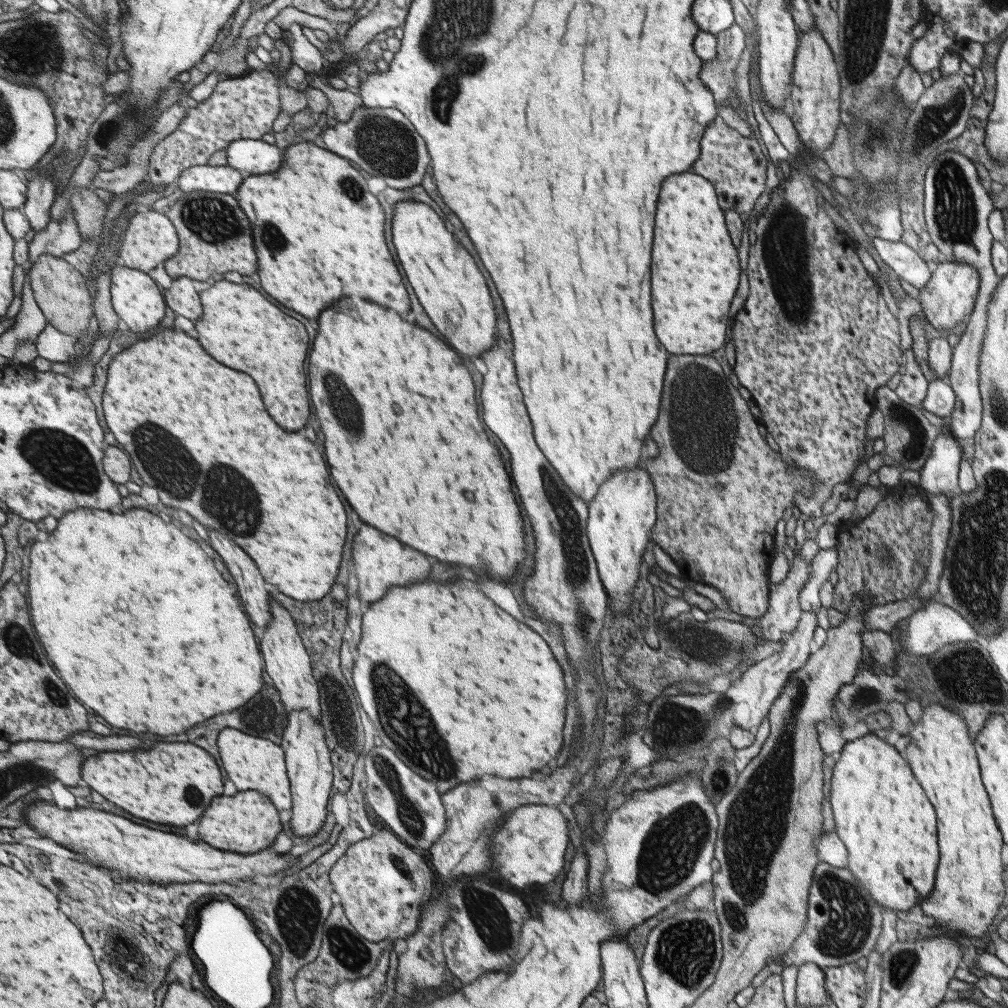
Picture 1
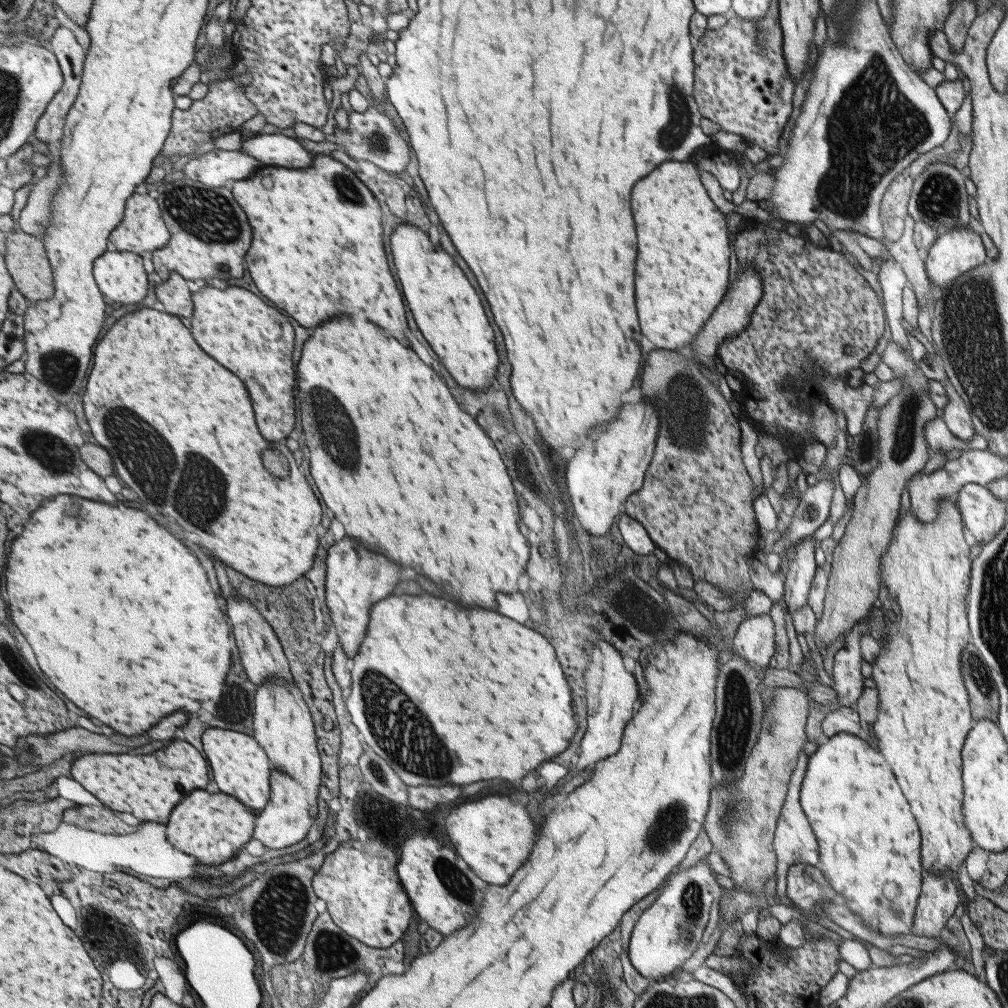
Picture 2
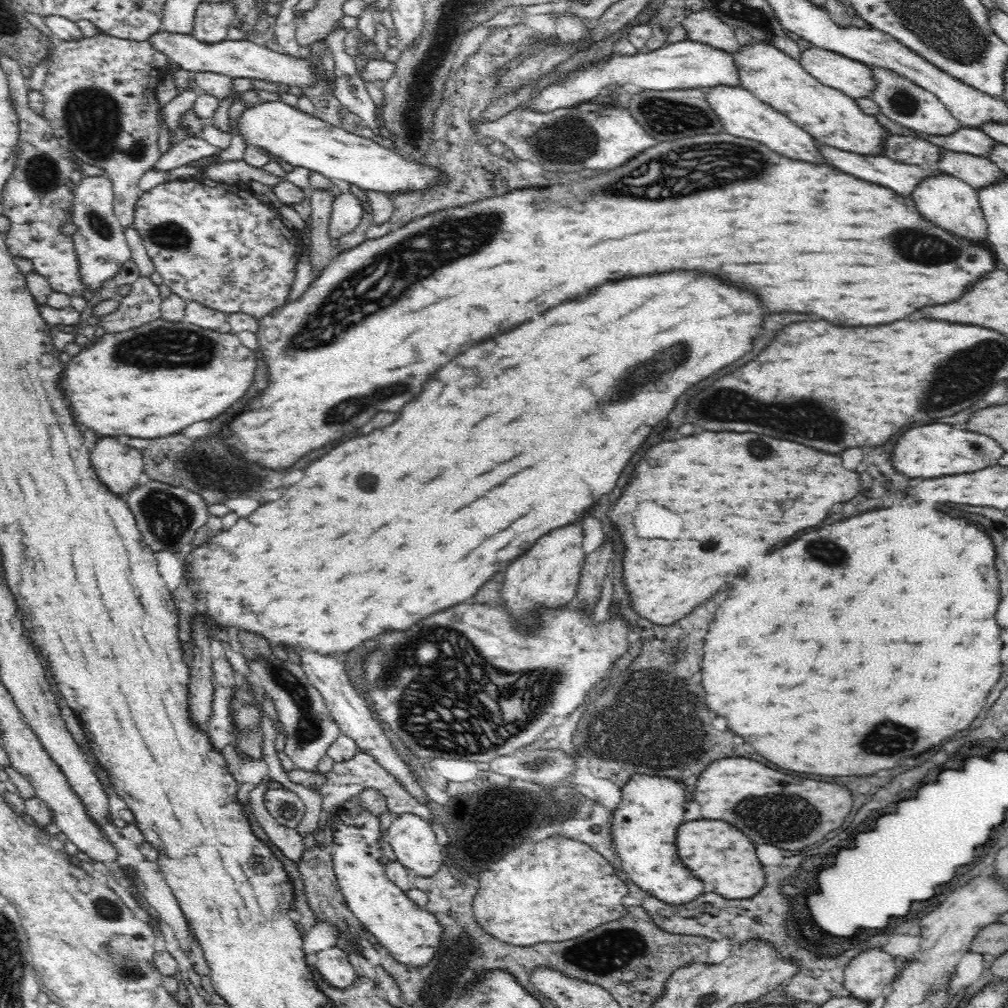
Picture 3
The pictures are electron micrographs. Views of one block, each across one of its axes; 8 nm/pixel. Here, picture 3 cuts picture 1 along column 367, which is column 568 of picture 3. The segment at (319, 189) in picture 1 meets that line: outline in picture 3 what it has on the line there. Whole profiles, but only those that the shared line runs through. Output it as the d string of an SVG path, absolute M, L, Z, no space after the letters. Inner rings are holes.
M730 134L684 138L684 140L670 142L670 144L658 144L656 148L650 148L650 150L646 150L644 154L640 154L640 156L638 156L636 160L632 160L628 166L624 166L624 168L620 168L620 170L612 170L612 172L608 172L608 176L588 180L586 186L578 186L578 188L574 188L572 192L566 192L566 190L562 190L562 188L554 188L554 190L524 190L524 192L522 192L522 190L518 190L518 192L512 190L510 196L500 196L500 198L497 196L497 198L486 200L486 202L480 202L480 204L476 204L476 206L472 206L472 208L466 208L466 210L440 212L440 214L436 214L436 216L428 216L428 218L424 218L424 220L418 220L418 222L410 224L408 228L402 226L400 230L396 230L394 234L390 234L390 236L384 238L384 240L377 239L376 242L365 242L360 244L360 246L356 246L356 248L352 248L352 250L346 250L346 252L336 252L332 264L322 272L320 278L313 280L312 284L310 284L310 288L308 288L308 294L306 294L306 296L302 296L298 302L286 302L286 304L282 305L279 309L272 310L268 316L264 316L264 318L258 320L258 332L256 332L256 334L259 337L262 356L264 356L264 360L268 360L268 364L270 364L272 382L270 382L270 388L264 392L264 396L262 396L260 400L250 402L248 412L242 414L230 428L226 428L226 440L228 440L228 444L232 444L232 448L236 448L236 450L240 450L242 454L246 454L248 460L260 462L260 464L270 466L270 468L290 468L292 464L296 464L296 462L300 460L300 456L306 456L306 454L312 452L312 450L330 446L330 444L334 444L334 442L346 438L350 432L362 428L362 426L364 426L366 422L370 422L378 412L400 412L410 400L414 400L414 396L418 396L418 392L422 392L422 384L424 384L434 372L438 372L438 368L442 368L442 364L450 364L450 360L454 360L454 356L462 354L464 348L468 348L472 342L478 342L478 340L482 340L482 338L496 336L498 332L508 332L510 328L516 328L518 324L522 324L522 322L526 322L526 320L532 320L532 314L548 312L546 308L554 308L554 304L562 304L562 302L566 302L566 300L574 300L574 298L582 296L584 292L590 292L592 288L598 288L598 286L608 284L608 282L626 280L626 278L632 278L632 276L654 274L654 272L672 272L672 270L714 272L718 278L722 278L722 280L726 280L726 282L730 282L730 284L736 284L736 286L742 286L742 288L752 290L754 294L760 294L762 300L768 304L770 310L810 312L810 314L818 314L818 316L830 320L832 324L842 324L842 326L874 326L874 324L894 324L894 320L908 320L908 318L912 318L912 316L918 314L918 308L926 308L926 304L950 304L950 300L958 300L958 296L962 296L962 292L966 292L966 288L970 288L970 284L974 284L974 280L982 280L982 276L986 276L986 272L994 272L994 270L996 270L996 264L998 264L998 262L994 260L994 252L990 252L990 248L986 246L986 240L982 240L982 242L962 240L962 238L954 236L952 232L946 232L944 228L938 228L936 224L930 224L930 220L926 220L926 218L918 212L918 208L914 208L914 200L910 200L910 196L900 196L898 192L894 192L894 190L890 190L890 188L882 188L882 186L878 186L878 184L870 184L870 182L858 180L858 178L854 178L854 176L846 176L844 172L838 172L838 170L834 170L832 166L818 166L818 164L810 164L810 162L802 162L802 160L792 160L792 158L788 158L788 156L784 158L782 154L778 154L778 152L774 150L768 150L764 144L758 144L758 142L752 142L752 140L746 140L746 138L734 138L734 136L730 136ZM672 150L680 150L680 155L672 152ZM664 156L667 156L667 158L671 160L680 159L676 162L676 166L680 167L680 190L686 190L686 192L682 192L682 196L669 198L671 195L670 187L677 181L677 179L670 179L667 181L668 183L666 183L667 187L664 187L660 193L662 198L668 198L668 200L648 200L648 198L640 198L640 195L643 195L643 189L641 187L650 186L650 184L660 178L661 164L654 160L660 160L660 158L664 158ZM646 164L649 164L648 166L650 167L646 175L635 178L626 178L626 176L632 176L632 172L640 170L640 168L646 166ZM718 176L726 176L726 178L718 178ZM622 178L624 178L624 184L631 186L631 192L638 196L628 196L628 194L620 194L620 192L618 192L616 184L618 184ZM768 190L770 190L770 192L768 192ZM748 192L750 192L750 194L748 194ZM574 198L578 198L578 200L574 200ZM580 198L586 200L586 202L582 202ZM756 202L758 202L758 204L756 204ZM756 206L760 206L760 208L756 208ZM868 238L870 238L872 242L868 242ZM922 244L924 244L924 246L922 246ZM894 258L896 258L896 264L894 264ZM362 318L364 318L364 320L362 320Z

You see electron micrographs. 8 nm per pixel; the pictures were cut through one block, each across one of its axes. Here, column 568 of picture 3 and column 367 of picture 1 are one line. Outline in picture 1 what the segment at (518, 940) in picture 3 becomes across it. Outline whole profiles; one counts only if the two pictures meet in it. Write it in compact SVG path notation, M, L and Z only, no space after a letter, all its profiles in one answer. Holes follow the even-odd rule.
M386 830L375 831L369 838L352 844L346 855L335 863L330 875L349 920L365 940L376 943L385 938L413 935L433 890L433 876L421 854L413 854ZM397 862L405 866L405 874L397 868Z

